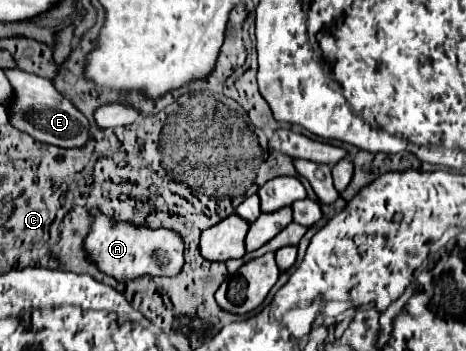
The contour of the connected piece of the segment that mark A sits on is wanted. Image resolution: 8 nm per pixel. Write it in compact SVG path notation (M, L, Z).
M100 211L94 213L94 223L84 239L84 247L92 263L98 265L100 271L112 275L116 281L126 283L130 279L142 275L178 275L184 265L184 245L178 233L168 229L148 229L148 227L132 227L128 223L114 223L110 217L102 215Z

